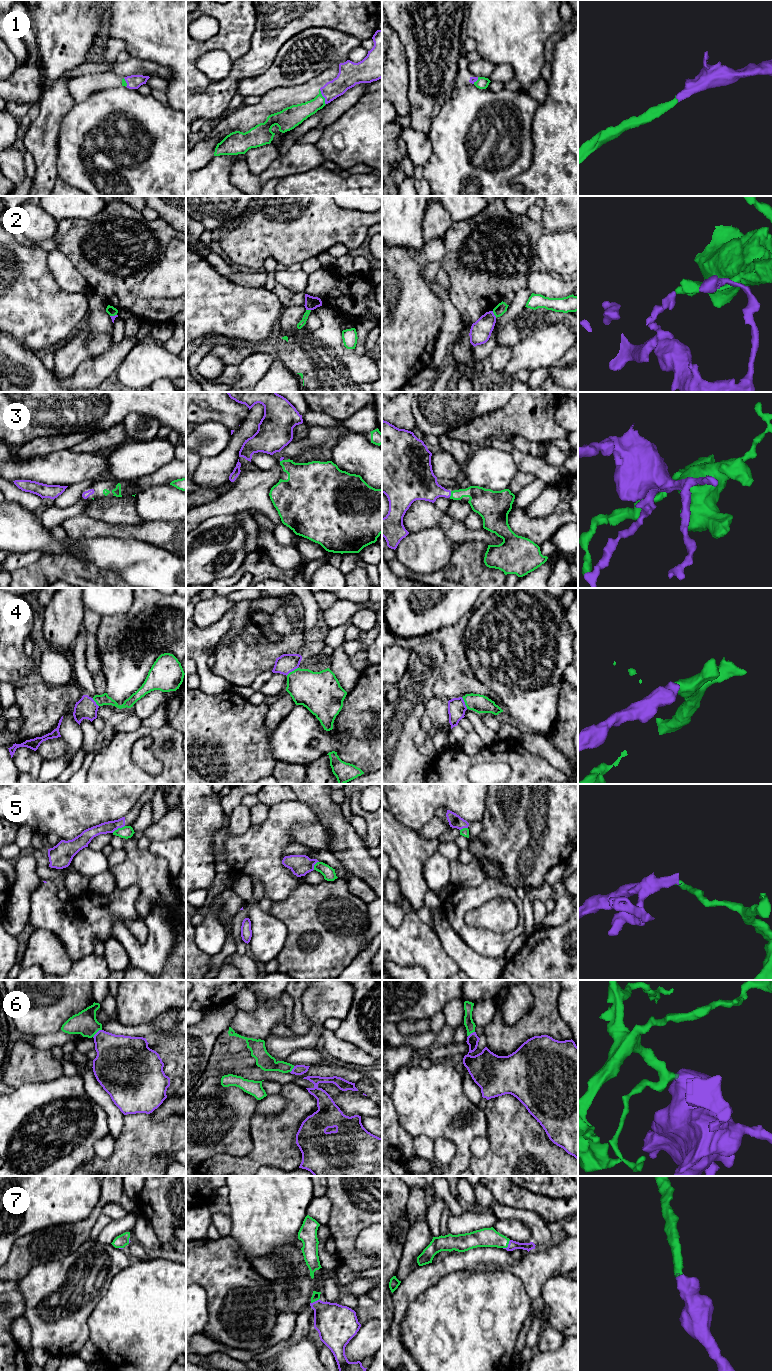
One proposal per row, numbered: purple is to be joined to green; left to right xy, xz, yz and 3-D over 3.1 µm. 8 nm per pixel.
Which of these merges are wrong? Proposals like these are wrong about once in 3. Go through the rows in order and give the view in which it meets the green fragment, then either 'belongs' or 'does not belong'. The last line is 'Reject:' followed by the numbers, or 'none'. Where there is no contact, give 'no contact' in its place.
1: contact in xz; belongs
2: contact in yz; does not belong
3: contact in yz; belongs
4: contact in yz; belongs
5: contact in xy; does not belong
6: contact in xy; belongs
7: contact in yz; belongs
Reject: 2, 5

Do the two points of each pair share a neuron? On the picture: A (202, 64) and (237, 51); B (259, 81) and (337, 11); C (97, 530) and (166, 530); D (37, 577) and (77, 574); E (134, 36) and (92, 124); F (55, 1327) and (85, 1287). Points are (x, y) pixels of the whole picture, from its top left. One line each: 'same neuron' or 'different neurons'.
A: different neurons
B: different neurons
C: same neuron
D: same neuron
E: different neurons
F: same neuron

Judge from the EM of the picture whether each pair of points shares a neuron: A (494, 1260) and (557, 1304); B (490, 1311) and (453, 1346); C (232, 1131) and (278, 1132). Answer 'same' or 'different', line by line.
A: different
B: same
C: different

